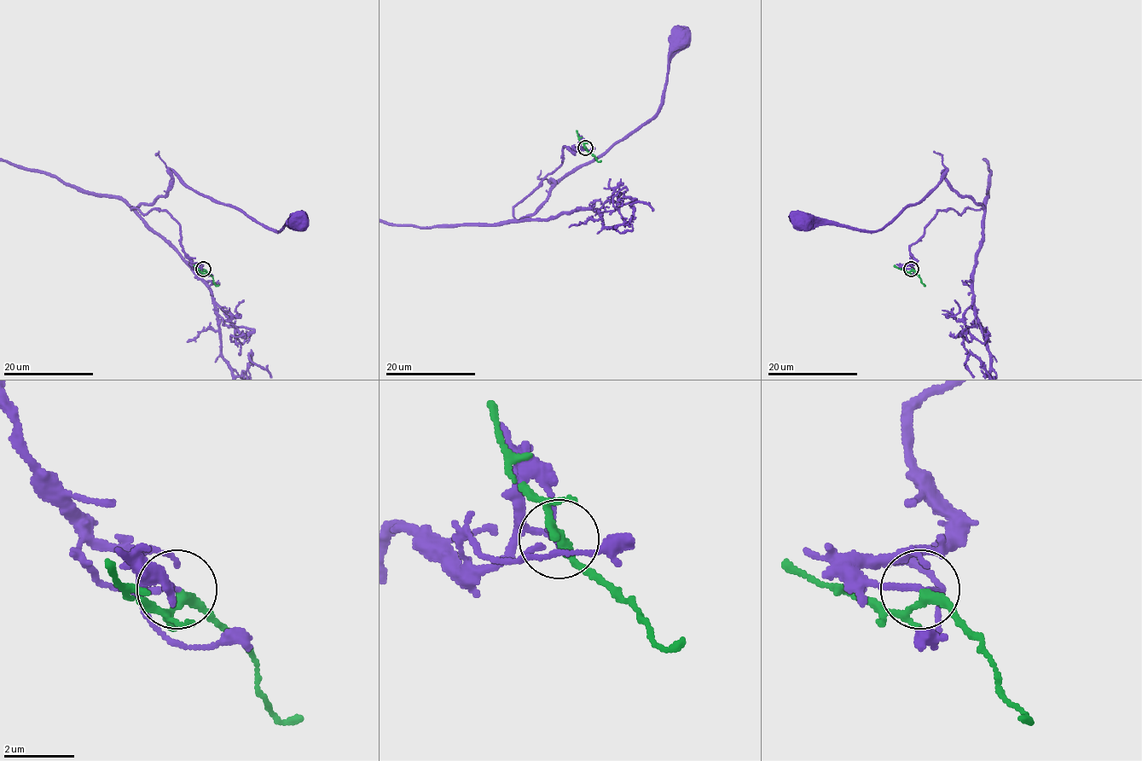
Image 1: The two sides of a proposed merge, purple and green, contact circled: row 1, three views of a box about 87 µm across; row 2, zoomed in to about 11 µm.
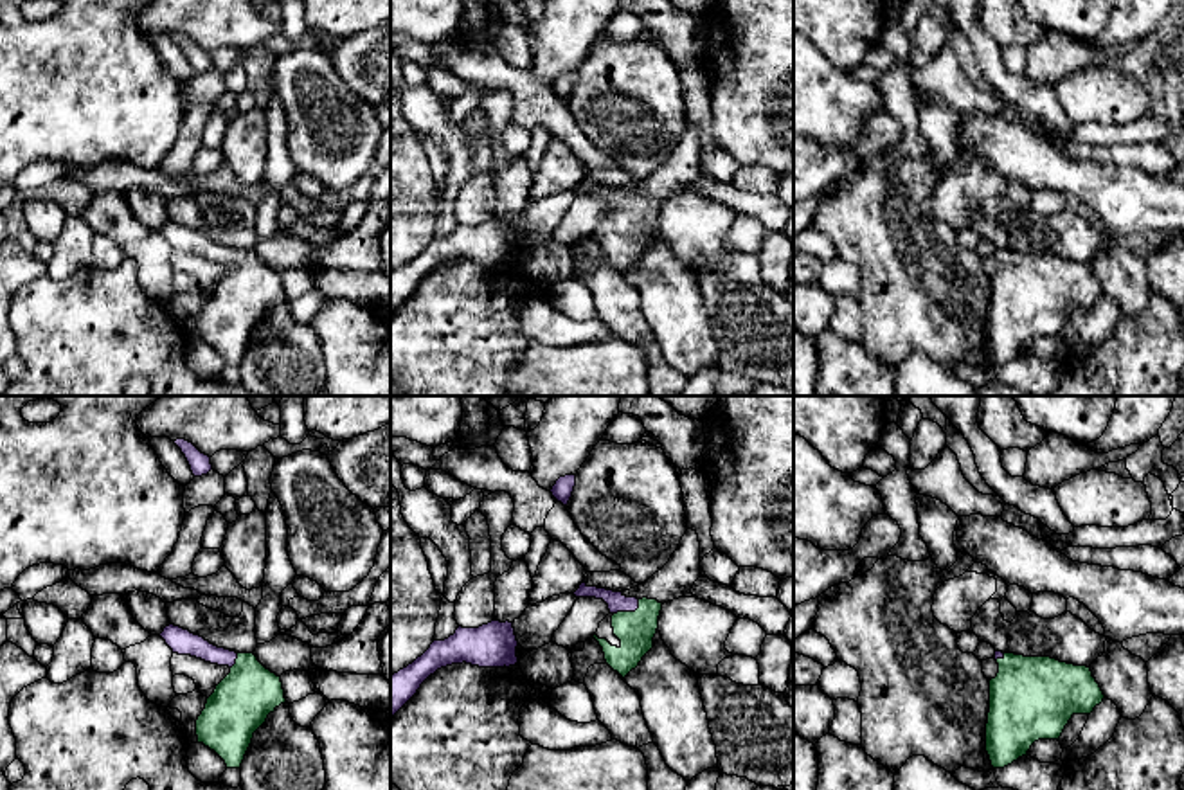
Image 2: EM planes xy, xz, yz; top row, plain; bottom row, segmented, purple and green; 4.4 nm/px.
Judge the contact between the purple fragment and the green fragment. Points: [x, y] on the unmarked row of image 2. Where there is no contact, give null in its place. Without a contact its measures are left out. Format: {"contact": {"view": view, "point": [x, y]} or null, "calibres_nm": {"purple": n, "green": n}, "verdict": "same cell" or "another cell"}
{"contact": {"view": "xz", "point": [628, 207]}, "calibres_nm": {"purple": 90, "green": 170}, "verdict": "same cell"}

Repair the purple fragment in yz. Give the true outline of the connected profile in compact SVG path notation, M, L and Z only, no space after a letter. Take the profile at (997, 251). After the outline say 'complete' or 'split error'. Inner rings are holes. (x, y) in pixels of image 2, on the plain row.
M995 248L999 270L990 277L986 349L1004 365L1038 337L1060 337L1074 311L1090 311L1105 295L1090 265L1051 254Z; split error

